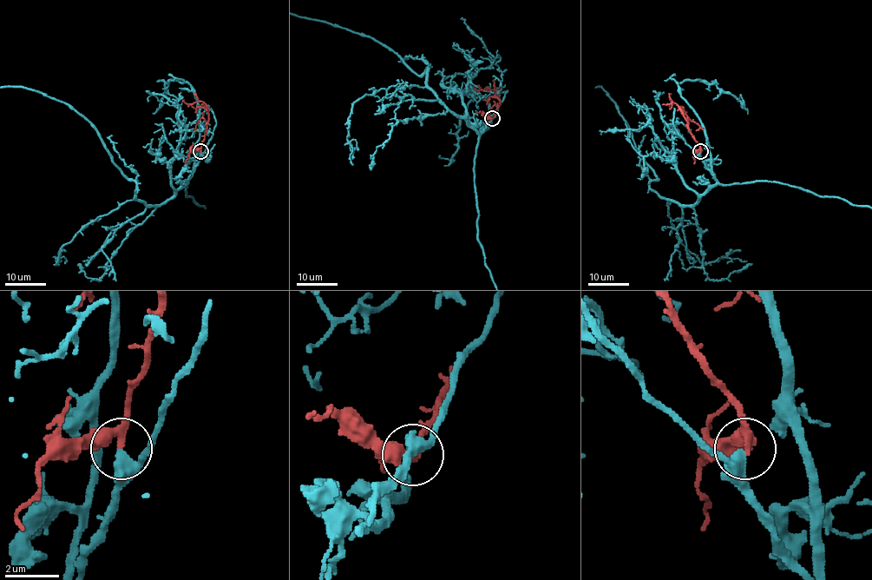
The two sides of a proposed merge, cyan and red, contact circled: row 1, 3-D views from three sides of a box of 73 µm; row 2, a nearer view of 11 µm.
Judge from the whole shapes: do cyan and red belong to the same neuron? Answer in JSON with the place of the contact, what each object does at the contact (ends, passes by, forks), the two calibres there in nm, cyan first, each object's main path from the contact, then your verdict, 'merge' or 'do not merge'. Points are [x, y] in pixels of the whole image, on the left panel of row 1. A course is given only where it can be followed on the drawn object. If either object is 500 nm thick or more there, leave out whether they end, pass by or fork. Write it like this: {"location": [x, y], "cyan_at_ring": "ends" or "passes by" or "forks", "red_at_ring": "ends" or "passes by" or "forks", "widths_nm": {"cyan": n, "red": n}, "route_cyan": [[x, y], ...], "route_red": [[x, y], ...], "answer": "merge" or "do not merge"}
{"location": [200, 151], "cyan_at_ring": "passes by", "red_at_ring": "passes by", "widths_nm": {"cyan": 360, "red": 220}, "route_red": [[200, 151], [207, 127], [208, 110], [201, 101], [192, 104], [182, 102]], "answer": "merge"}

